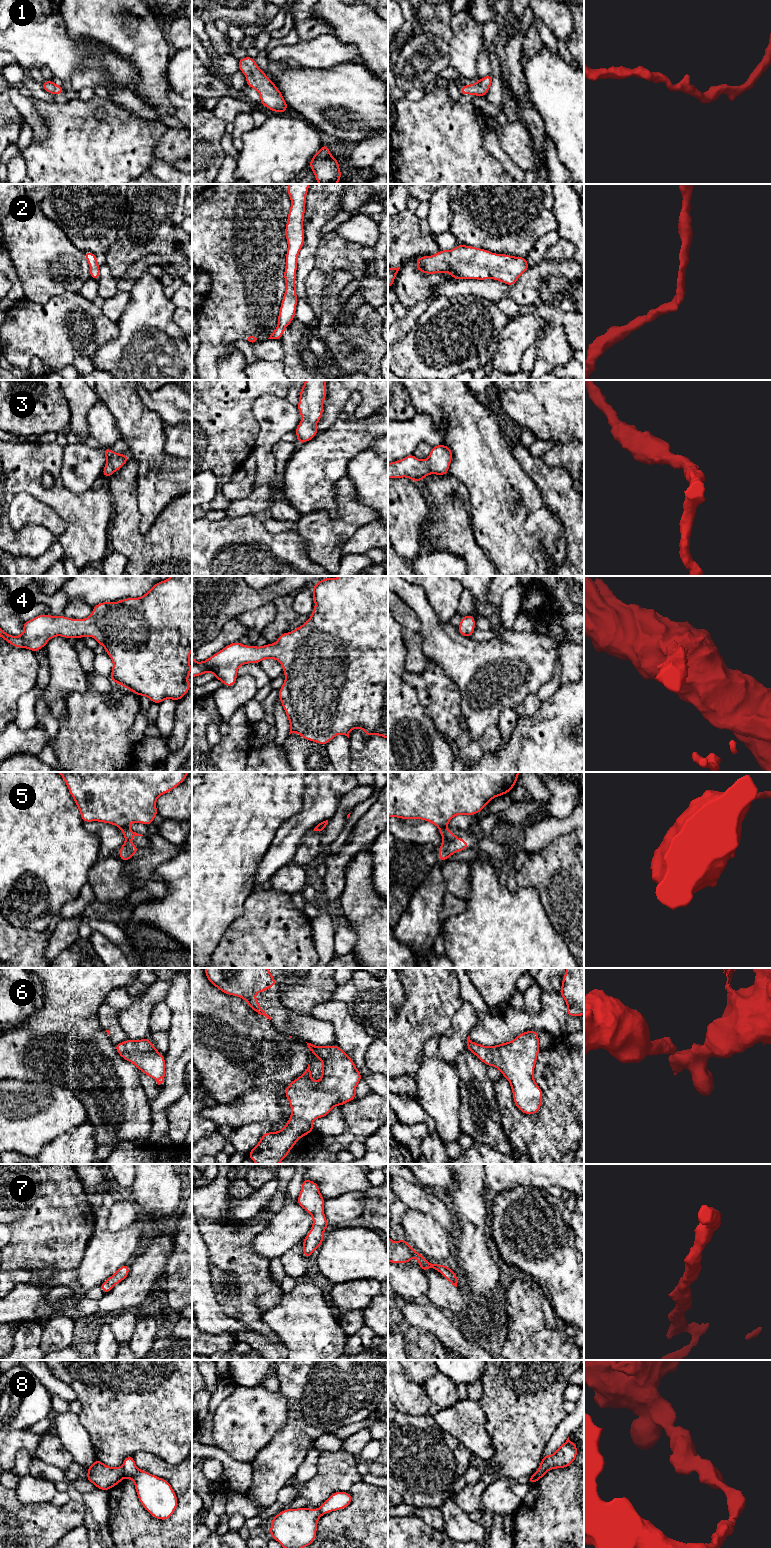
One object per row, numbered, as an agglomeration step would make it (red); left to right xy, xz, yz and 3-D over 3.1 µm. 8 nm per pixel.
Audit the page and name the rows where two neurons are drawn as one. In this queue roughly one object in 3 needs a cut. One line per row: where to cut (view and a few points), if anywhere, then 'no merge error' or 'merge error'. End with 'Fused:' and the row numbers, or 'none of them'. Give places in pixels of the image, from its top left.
1: no cut | no merge error
2: no cut | no merge error
3: no cut | no merge error
4: no cut | no merge error
5: yz (439, 827), (446, 828) | merge error
6: xz (316, 1047), (312, 1052) | merge error
7: no cut | no merge error
8: xy (121, 1468), (124, 1476) | merge error
Fused: 5, 6, 8

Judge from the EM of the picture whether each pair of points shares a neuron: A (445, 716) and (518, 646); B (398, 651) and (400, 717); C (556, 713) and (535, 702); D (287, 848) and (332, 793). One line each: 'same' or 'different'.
A: different
B: same
C: different
D: same

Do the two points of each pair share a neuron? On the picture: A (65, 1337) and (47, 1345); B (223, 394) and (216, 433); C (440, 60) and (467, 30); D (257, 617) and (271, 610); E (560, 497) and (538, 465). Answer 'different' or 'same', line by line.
A: same
B: same
C: different
D: same
E: same

